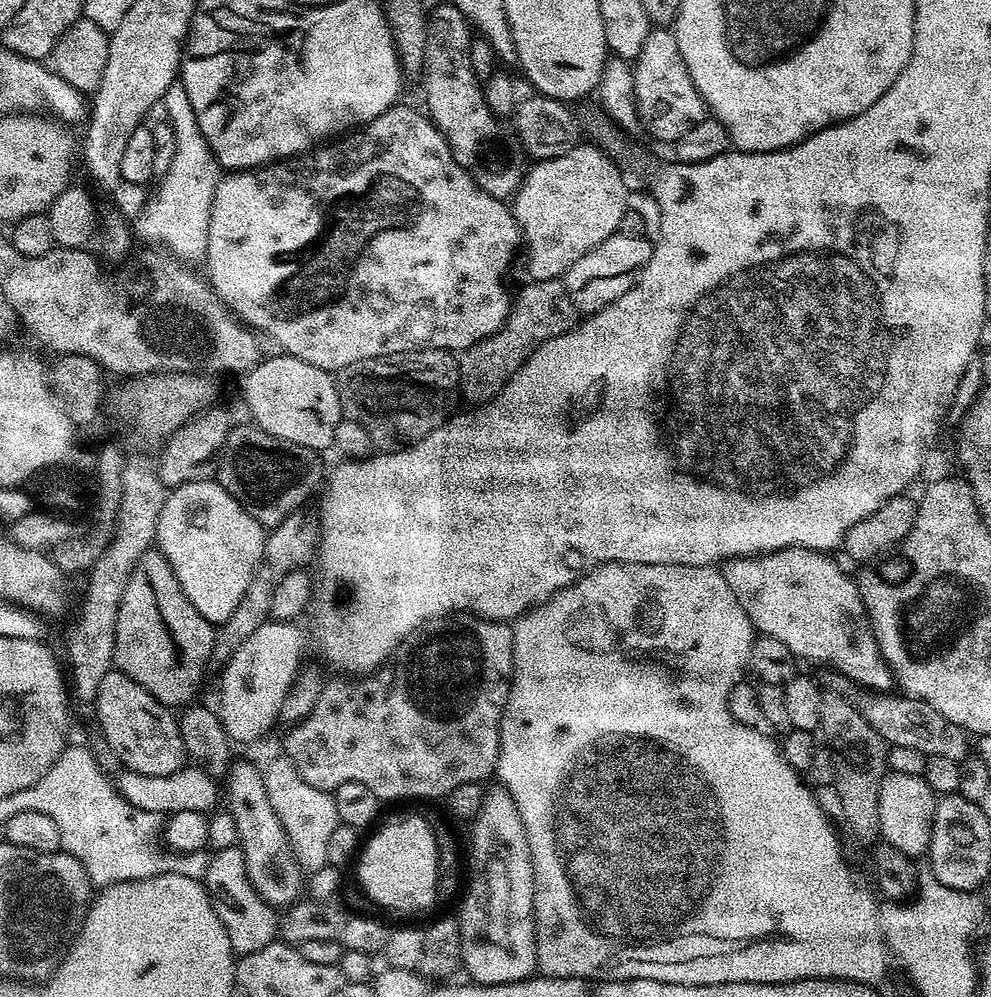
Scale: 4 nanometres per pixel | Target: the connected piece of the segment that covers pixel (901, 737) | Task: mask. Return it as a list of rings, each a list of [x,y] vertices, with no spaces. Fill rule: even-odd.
[[[884,694],[872,698],[868,705],[863,705],[864,717],[874,726],[874,730],[888,746],[911,746],[913,750],[922,750],[924,756],[938,758],[954,758],[961,762],[969,759],[970,736],[964,729],[954,726],[950,718],[942,718],[938,710],[934,710],[926,702],[913,700],[903,694]],[[969,748],[969,752],[968,752]]]

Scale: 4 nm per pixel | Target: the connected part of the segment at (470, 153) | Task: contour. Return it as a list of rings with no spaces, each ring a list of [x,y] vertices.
[[[445,5],[441,6],[433,16],[431,13],[424,47],[422,79],[424,79],[425,106],[423,107],[426,109],[428,119],[442,134],[442,138],[446,138],[454,154],[454,162],[458,162],[458,166],[462,166],[462,170],[466,170],[466,174],[470,174],[472,181],[482,190],[486,190],[486,194],[508,202],[524,185],[526,153],[515,131],[507,123],[502,122],[501,117],[493,113],[487,105],[482,81],[474,74],[474,66],[470,66],[470,46],[473,39],[474,32],[470,22],[457,8]]]

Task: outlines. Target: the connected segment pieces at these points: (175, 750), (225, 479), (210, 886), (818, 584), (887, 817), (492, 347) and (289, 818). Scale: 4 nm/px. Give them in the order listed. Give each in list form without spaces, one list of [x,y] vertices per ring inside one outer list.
[[[120,669],[108,671],[99,683],[94,711],[109,748],[127,771],[159,776],[183,767],[186,753],[177,717]]]
[[[247,422],[239,428],[233,427],[228,433],[224,449],[220,451],[220,459],[215,479],[254,517],[265,529],[271,530],[279,526],[286,517],[301,511],[304,503],[312,496],[312,491],[319,489],[326,468],[320,465],[321,453],[315,448],[298,446],[294,442],[286,442],[266,430]]]
[[[238,846],[221,848],[211,853],[202,883],[208,890],[208,897],[218,918],[222,918],[222,926],[226,926],[230,946],[237,957],[250,954],[254,950],[262,950],[262,946],[277,939],[277,909],[267,904],[258,894],[258,890],[254,890],[246,874],[246,858]]]
[[[781,548],[779,552],[769,552],[762,556],[744,556],[738,560],[729,560],[722,568],[726,586],[734,590],[738,606],[746,610],[753,629],[761,636],[778,638],[790,646],[801,661],[813,660],[816,664],[825,664],[836,672],[841,672],[848,680],[861,684],[864,688],[873,688],[873,693],[884,694],[894,684],[894,677],[883,653],[880,643],[872,632],[872,621],[868,618],[868,607],[860,596],[857,581],[847,576],[831,555],[815,552],[812,548]]]
[[[889,771],[878,794],[878,832],[884,835],[881,836],[883,843],[894,846],[894,850],[902,850],[907,856],[923,857],[930,846],[937,799],[923,776]]]
[[[563,279],[528,282],[520,293],[515,293],[508,321],[490,338],[459,353],[460,395],[463,403],[468,406],[490,404],[536,348],[547,340],[566,334],[577,323],[578,313],[574,302],[570,302],[570,294],[566,294]]]
[[[285,756],[274,759],[267,767],[265,766],[263,773],[270,804],[290,838],[296,860],[306,870],[323,868],[328,864],[327,843],[330,842],[330,837],[339,824],[333,795],[325,789],[310,786]]]

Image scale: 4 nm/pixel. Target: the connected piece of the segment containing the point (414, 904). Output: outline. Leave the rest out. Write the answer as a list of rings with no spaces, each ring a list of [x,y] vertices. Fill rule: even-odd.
[[[423,815],[404,816],[401,820],[383,824],[371,833],[373,836],[369,840],[367,837],[363,841],[358,852],[355,868],[365,894],[374,903],[393,908],[396,912],[420,912],[437,903],[438,850],[436,835],[427,819]]]

